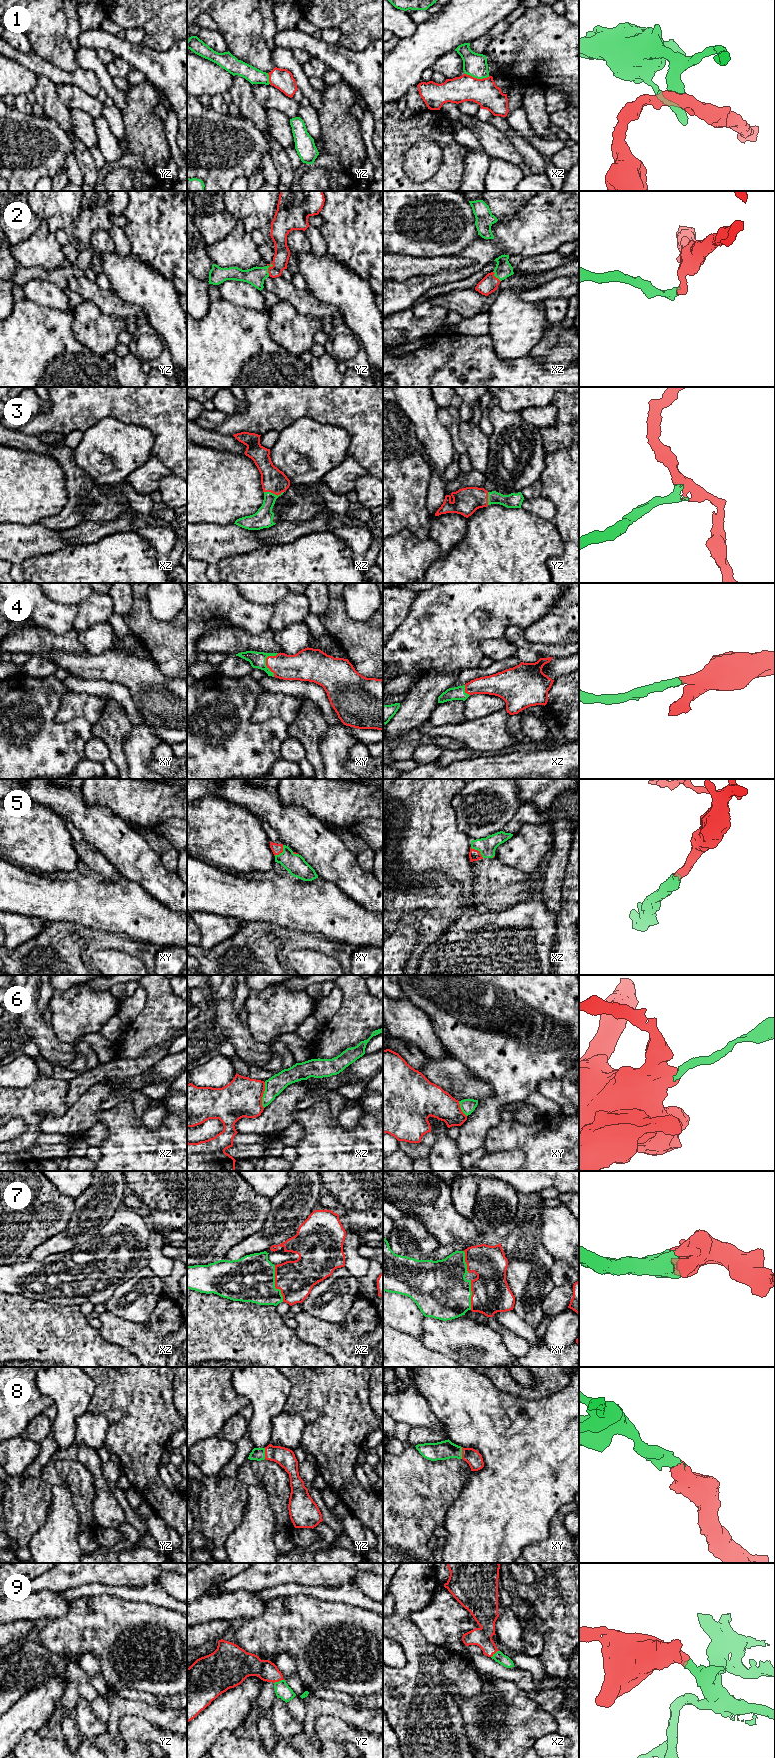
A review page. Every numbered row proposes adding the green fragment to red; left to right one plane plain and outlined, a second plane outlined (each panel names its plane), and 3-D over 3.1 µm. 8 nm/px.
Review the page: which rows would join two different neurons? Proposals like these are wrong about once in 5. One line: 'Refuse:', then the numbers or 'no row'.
Refuse: 6

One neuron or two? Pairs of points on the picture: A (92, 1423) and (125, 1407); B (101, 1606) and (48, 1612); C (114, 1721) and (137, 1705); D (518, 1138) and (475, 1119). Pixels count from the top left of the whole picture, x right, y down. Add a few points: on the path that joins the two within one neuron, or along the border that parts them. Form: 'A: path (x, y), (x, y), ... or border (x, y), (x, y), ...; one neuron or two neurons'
A: border (88, 1410), (105, 1418), (107, 1431), (104, 1441); two neurons
B: border (70, 1600), (70, 1606), (63, 1616), (48, 1619); two neurons
C: path (118, 1715), (126, 1707), (131, 1707); one neuron
D: border (501, 1120), (488, 1132), (482, 1146); two neurons

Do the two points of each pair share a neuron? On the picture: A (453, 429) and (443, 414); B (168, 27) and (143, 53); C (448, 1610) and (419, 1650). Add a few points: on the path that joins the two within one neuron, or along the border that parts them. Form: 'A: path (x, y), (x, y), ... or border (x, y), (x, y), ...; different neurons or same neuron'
A: path (452, 425), (447, 418); same neuron
B: border (145, 45), (157, 51), (167, 51), (171, 47); different neurons
C: border (412, 1621), (425, 1638), (442, 1647); different neurons

